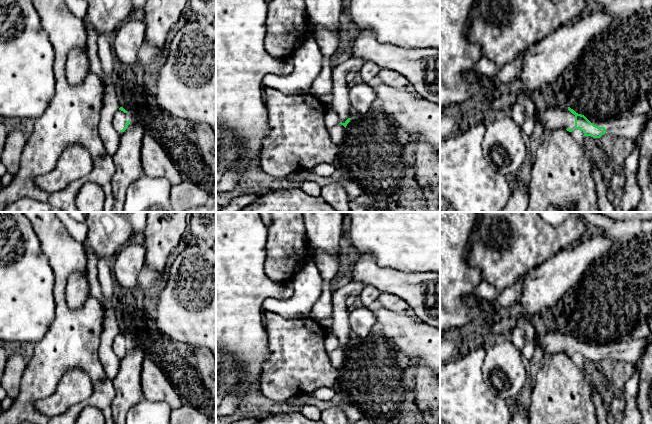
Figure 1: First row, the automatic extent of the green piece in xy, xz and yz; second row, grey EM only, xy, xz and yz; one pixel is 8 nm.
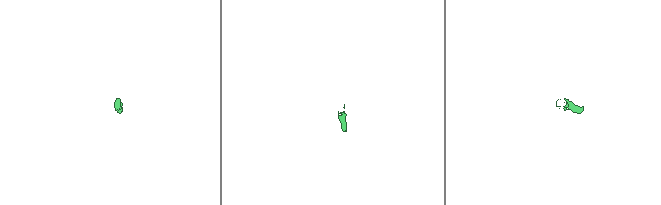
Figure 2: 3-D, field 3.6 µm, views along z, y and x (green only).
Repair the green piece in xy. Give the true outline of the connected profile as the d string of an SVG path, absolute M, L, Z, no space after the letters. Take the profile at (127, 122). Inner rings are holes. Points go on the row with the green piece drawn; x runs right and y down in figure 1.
M120 107L114 114L112 124L116 130L124 132L128 127L130 119L127 111L123 107Z

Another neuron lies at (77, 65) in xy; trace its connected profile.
M87 47L75 48L67 56L66 74L70 85L80 84L90 72Z

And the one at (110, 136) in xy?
M104 74L105 90L100 112L99 134L109 155L113 156L120 143L120 131L112 124L114 114L121 107L112 77Z

